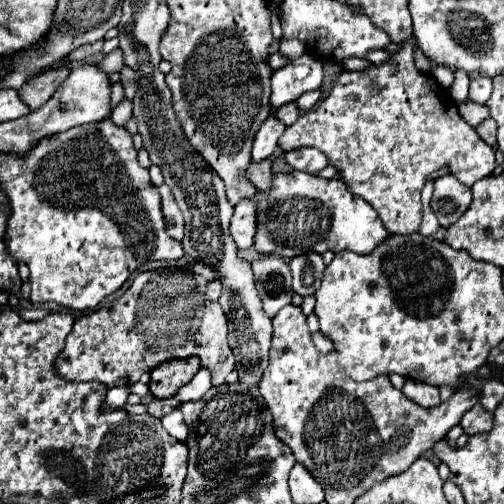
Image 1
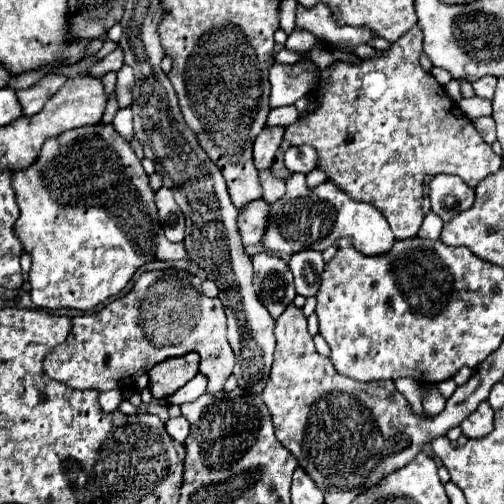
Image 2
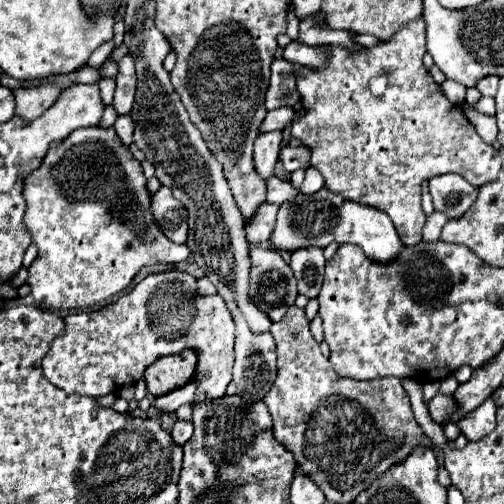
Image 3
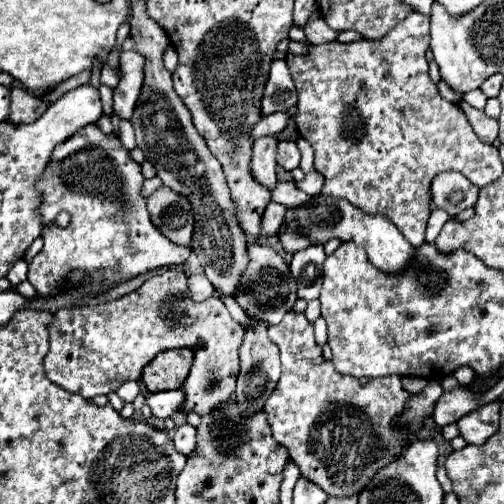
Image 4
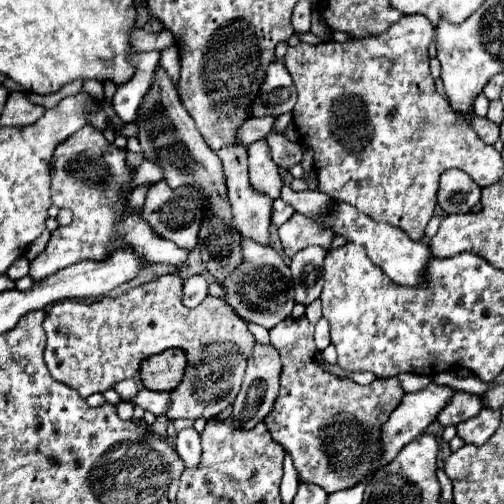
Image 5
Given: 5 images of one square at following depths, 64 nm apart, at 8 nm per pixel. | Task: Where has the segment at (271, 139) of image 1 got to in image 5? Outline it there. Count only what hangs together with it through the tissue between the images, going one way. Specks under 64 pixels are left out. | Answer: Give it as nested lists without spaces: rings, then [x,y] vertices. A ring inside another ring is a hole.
[[[258,140],[248,146],[248,172],[250,184],[254,190],[268,194],[272,200],[280,196],[282,180],[278,176],[278,166],[270,156],[270,148],[266,140]]]

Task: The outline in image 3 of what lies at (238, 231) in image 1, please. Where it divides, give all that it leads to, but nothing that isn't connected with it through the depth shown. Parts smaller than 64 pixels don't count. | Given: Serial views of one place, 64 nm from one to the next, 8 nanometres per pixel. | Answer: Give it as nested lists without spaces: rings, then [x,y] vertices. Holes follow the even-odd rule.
[[[264,202],[260,210],[256,210],[256,216],[252,216],[252,224],[244,224],[248,244],[262,244],[270,238],[276,222],[276,212],[278,206],[272,206],[268,202]]]

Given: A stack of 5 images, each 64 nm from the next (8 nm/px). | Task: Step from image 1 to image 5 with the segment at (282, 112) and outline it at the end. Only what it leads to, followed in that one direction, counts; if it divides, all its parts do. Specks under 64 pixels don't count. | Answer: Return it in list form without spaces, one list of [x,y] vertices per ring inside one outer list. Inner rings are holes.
[[[268,116],[268,118],[250,118],[240,130],[238,130],[238,138],[242,144],[252,144],[256,140],[262,140],[268,136],[268,132],[274,132],[274,122],[276,116]]]

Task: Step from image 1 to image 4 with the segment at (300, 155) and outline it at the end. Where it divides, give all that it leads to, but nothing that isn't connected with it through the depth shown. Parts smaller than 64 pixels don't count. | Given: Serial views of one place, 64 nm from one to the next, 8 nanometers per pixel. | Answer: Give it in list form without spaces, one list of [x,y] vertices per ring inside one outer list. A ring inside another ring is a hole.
[[[278,142],[278,164],[284,170],[294,170],[300,164],[300,150],[294,142]]]

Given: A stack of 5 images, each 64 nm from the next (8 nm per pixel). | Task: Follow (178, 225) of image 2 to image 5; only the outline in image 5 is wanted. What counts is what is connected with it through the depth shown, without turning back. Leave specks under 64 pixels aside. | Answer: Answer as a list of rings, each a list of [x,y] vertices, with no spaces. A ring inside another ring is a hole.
[[[160,180],[148,190],[148,196],[146,196],[146,202],[144,202],[142,210],[144,210],[144,218],[148,220],[148,224],[152,226],[152,230],[156,234],[160,234],[162,238],[172,240],[176,246],[186,248],[186,250],[192,250],[196,246],[198,226],[200,226],[202,214],[206,210],[206,204],[196,190],[192,190],[192,188],[172,190],[164,180]]]

